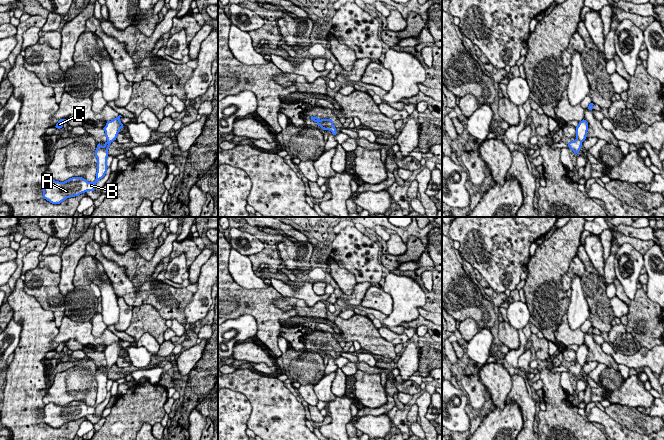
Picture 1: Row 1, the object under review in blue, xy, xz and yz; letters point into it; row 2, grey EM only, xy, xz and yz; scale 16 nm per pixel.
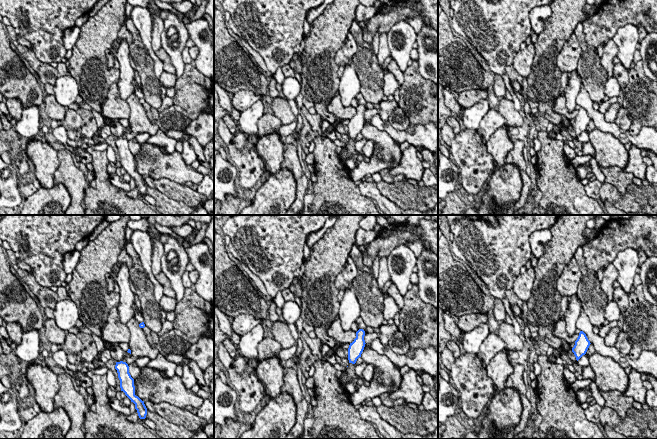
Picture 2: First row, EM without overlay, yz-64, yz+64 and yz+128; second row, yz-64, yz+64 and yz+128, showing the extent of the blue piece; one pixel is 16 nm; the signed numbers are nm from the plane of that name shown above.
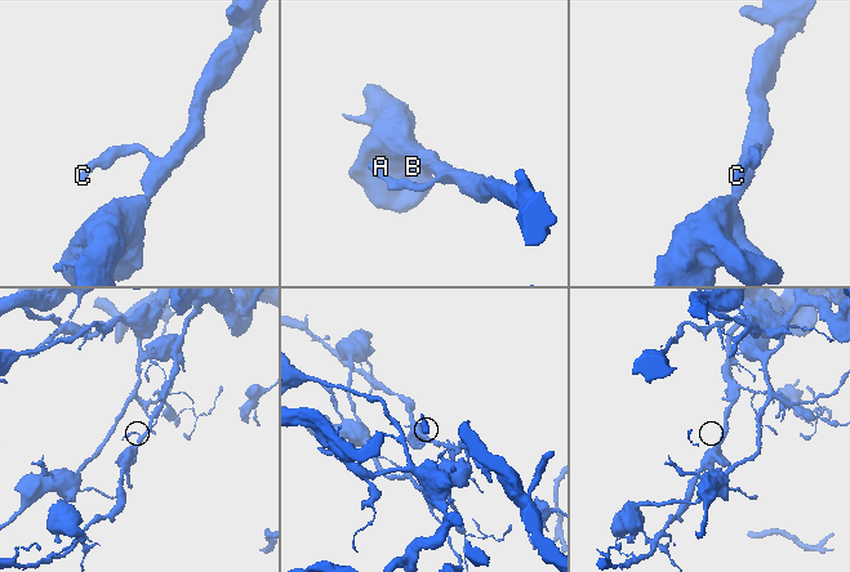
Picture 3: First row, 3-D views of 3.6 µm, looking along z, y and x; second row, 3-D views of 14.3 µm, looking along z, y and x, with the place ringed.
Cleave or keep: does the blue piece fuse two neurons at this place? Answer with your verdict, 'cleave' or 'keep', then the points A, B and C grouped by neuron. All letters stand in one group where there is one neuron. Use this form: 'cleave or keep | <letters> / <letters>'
keep | A B C

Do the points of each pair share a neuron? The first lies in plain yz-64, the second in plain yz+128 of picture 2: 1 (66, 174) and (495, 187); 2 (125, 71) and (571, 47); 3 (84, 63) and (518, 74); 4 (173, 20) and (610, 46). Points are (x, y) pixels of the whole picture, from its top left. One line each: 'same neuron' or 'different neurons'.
1: different neurons
2: different neurons
3: different neurons
4: different neurons

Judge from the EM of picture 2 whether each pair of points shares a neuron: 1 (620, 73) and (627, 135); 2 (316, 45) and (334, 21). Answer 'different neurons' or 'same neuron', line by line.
1: different neurons
2: same neuron

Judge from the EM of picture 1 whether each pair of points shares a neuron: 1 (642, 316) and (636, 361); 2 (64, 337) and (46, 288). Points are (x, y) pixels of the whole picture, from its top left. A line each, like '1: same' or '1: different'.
1: same
2: different

